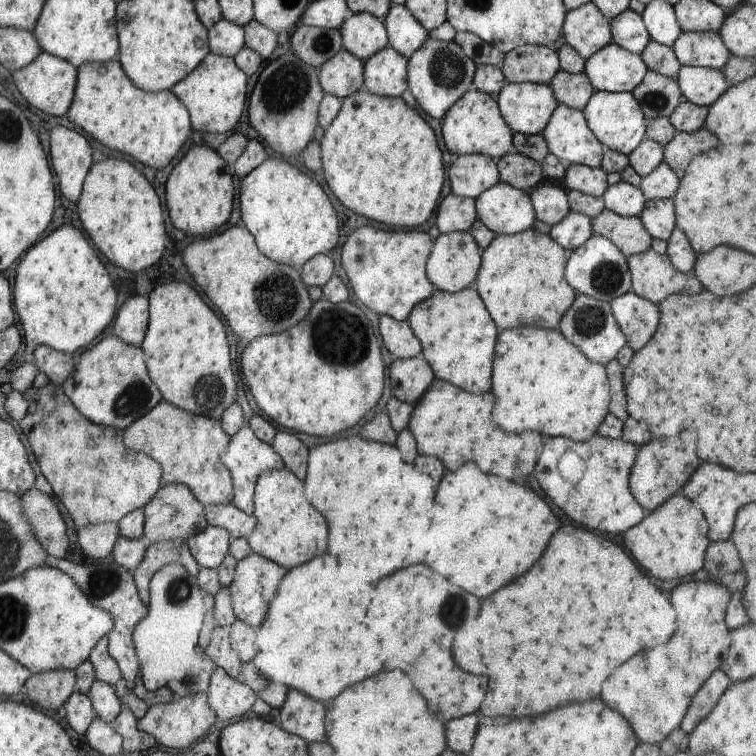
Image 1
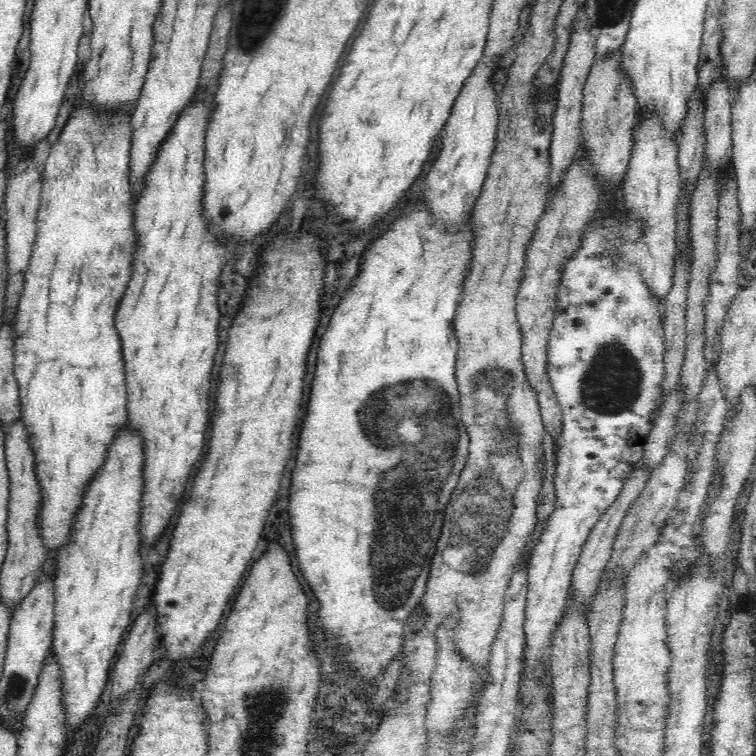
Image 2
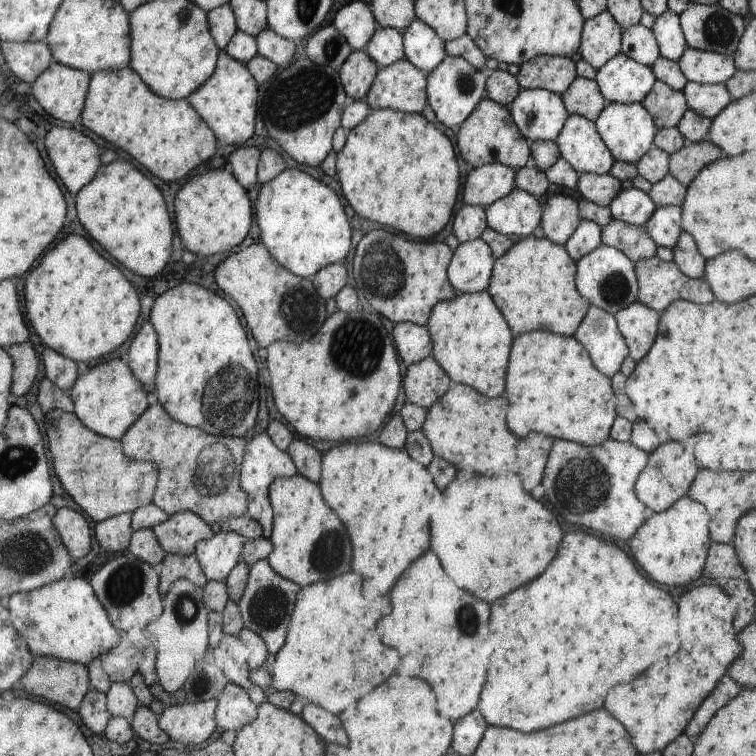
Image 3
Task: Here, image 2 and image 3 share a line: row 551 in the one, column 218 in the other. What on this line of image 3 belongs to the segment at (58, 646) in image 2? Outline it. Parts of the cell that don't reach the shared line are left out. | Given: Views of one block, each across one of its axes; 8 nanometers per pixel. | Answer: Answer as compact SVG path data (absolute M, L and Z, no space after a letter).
M222 53L217 70L203 86L187 99L200 119L217 135L221 146L242 146L254 136L254 126L260 124L256 119L258 108L258 84L244 63L237 62L230 55Z

